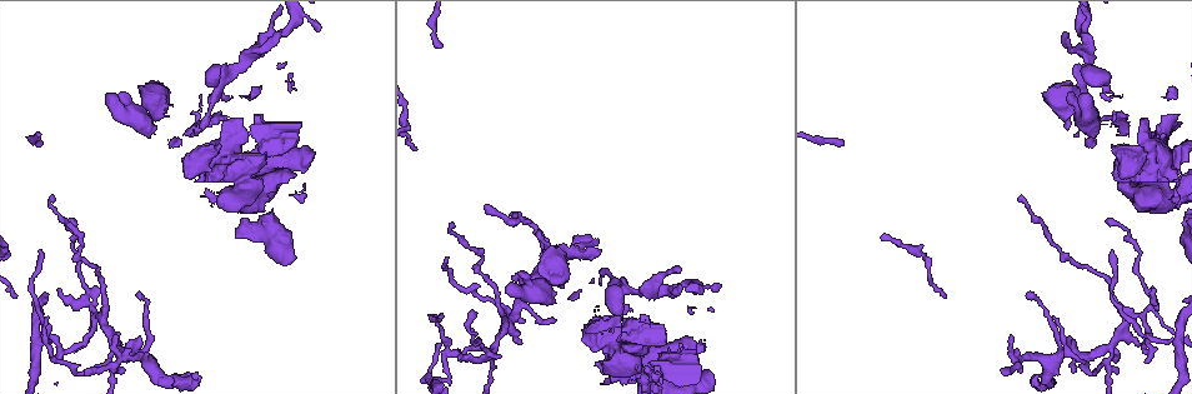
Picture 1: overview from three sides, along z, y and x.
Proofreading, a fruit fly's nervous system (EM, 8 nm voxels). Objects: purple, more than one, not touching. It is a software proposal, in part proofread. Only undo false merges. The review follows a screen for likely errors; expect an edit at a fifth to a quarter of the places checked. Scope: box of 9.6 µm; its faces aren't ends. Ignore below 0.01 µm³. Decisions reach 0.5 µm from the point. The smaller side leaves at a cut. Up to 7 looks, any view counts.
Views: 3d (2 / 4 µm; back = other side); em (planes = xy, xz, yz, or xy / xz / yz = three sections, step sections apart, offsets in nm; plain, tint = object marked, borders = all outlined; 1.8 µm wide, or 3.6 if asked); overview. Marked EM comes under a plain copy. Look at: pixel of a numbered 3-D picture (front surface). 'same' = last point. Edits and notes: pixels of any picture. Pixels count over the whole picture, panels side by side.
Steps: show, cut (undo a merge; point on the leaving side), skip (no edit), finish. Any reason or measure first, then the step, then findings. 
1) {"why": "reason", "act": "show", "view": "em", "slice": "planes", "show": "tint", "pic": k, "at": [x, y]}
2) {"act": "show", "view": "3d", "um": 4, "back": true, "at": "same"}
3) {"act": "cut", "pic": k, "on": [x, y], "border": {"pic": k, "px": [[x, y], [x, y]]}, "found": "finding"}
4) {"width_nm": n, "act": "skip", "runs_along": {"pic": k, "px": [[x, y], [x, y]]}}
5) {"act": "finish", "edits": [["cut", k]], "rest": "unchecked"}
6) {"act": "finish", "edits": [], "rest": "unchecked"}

{"why": "thin neck", "act": "show", "view": "em", "slice": "planes", "show": "tint", "pic": 1, "at": [284, 34]}

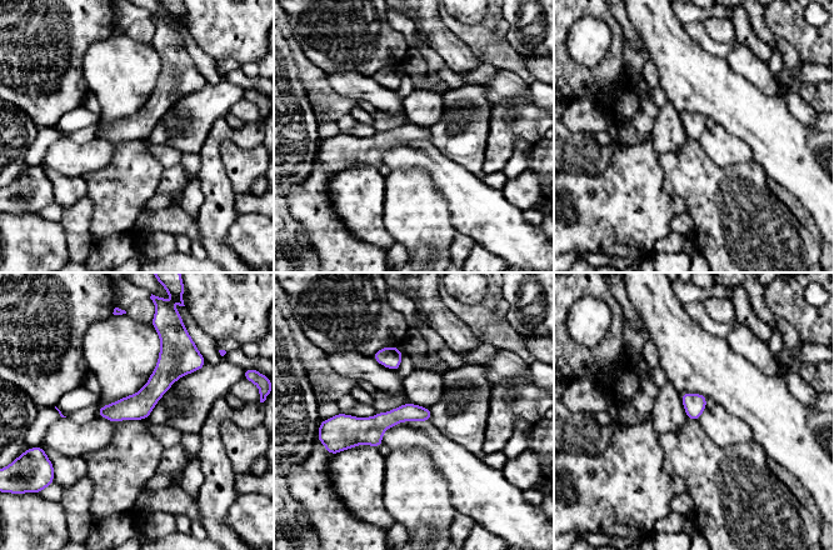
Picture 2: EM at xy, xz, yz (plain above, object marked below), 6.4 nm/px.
{"act": "skip", "runs_along": {"pic": 2, "px": [[173, 349], [133, 408], [100, 411]]}, "found": "continuous, no second cell"}

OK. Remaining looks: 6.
{"why": "thick turns thin", "act": "show", "view": "em", "um": 3.6, "slice": "planes", "show": "tint", "pic": 1, "at": [251, 191]}

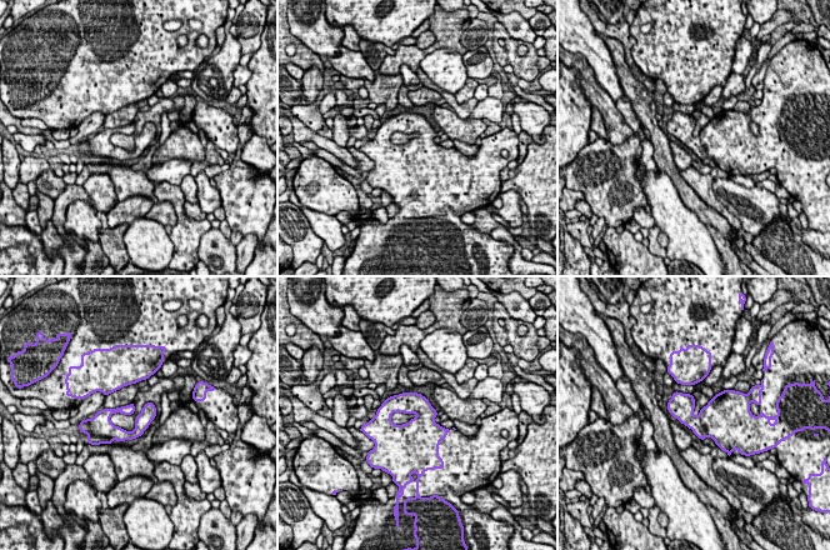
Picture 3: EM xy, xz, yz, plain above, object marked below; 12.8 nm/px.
{"width_nm": 200, "act": "skip", "runs_along": {"pic": 3, "px": [[153, 409], [133, 434], [116, 434], [101, 415]]}, "found": "one cell here"}

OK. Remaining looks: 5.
{"why": "sharp bend", "act": "show", "view": "em", "slice": "planes", "show": "tint", "pic": 1, "at": [493, 347]}

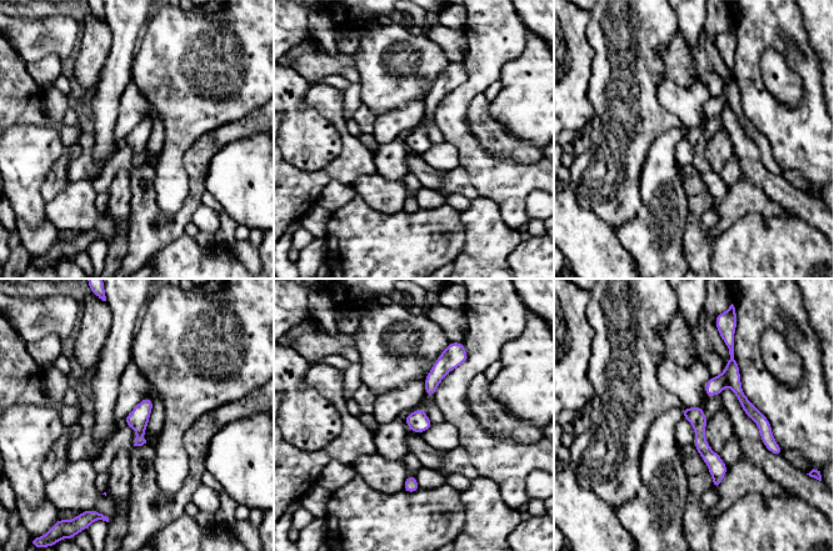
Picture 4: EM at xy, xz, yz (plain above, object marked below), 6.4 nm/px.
{"act": "cut", "pic": 4, "on": [732, 370], "found": "two cells meet here"}

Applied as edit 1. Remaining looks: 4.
{"act": "finish", "edits": [["cut", 4]], "rest": "unchecked"}

